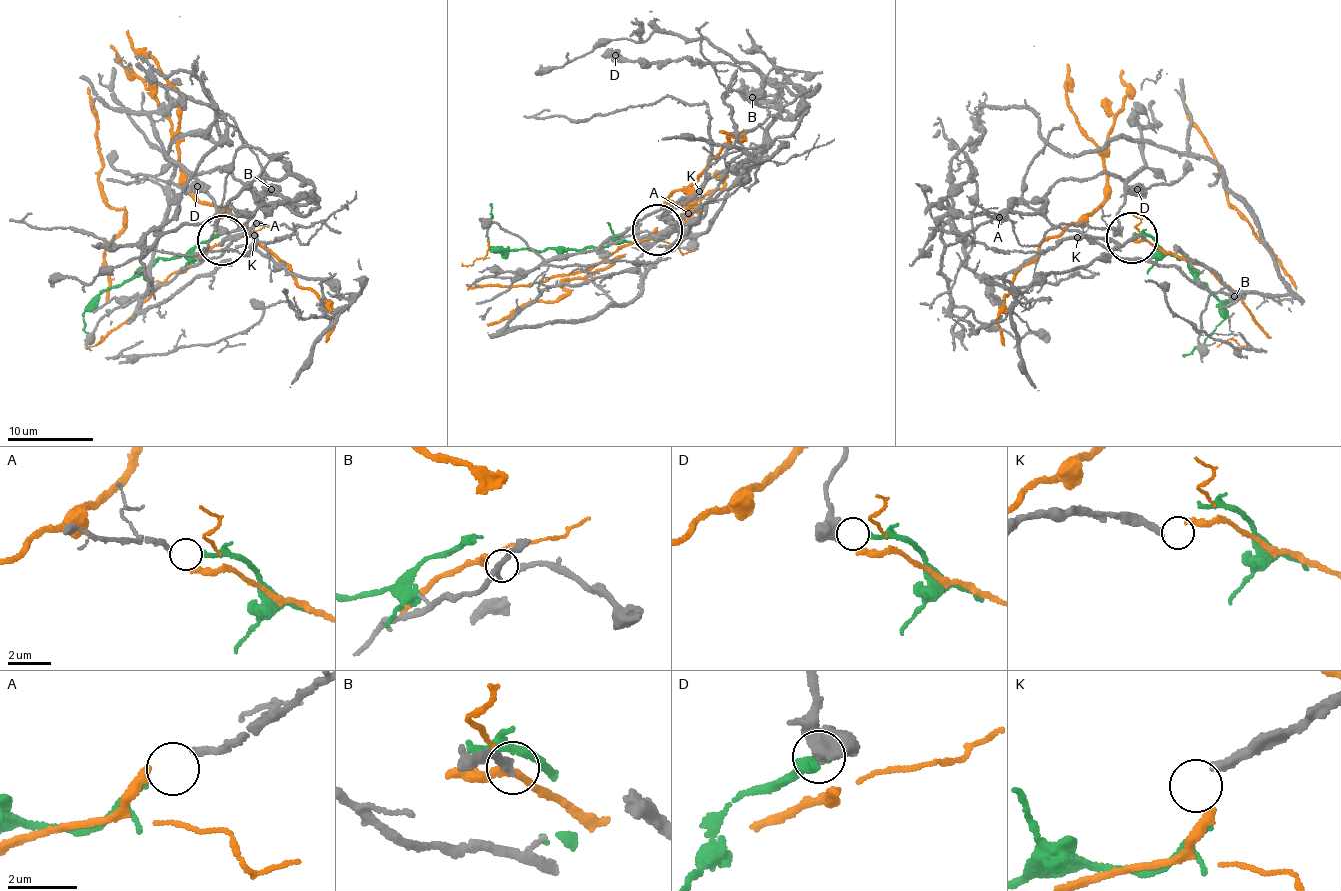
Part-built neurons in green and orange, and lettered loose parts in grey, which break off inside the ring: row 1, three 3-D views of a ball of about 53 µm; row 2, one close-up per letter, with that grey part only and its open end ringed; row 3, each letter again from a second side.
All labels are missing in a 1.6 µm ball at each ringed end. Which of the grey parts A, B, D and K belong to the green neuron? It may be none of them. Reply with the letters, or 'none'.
D

